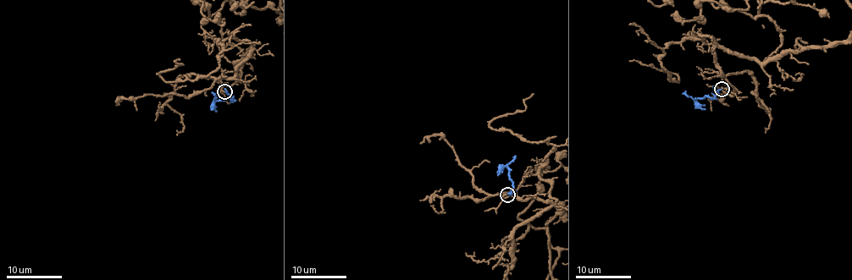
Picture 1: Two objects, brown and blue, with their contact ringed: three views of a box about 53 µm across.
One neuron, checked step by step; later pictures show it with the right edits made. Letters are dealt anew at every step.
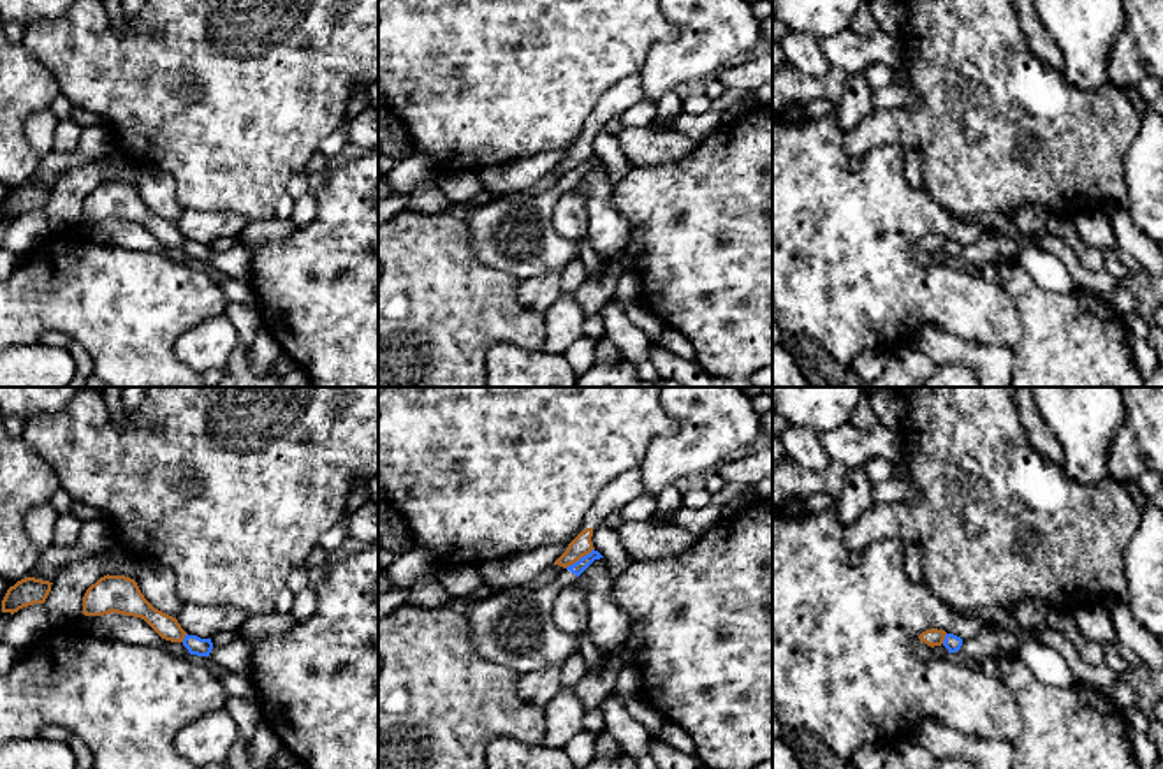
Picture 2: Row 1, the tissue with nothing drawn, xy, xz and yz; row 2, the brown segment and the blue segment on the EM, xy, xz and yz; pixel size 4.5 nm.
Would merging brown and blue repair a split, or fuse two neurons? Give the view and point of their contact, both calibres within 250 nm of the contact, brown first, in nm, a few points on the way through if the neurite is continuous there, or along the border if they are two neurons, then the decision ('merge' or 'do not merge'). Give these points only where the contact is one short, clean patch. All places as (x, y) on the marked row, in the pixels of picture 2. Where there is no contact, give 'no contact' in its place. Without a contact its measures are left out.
xz (579, 558) | 90/60 nm | along xz (593, 548), (565, 567) | do not merge

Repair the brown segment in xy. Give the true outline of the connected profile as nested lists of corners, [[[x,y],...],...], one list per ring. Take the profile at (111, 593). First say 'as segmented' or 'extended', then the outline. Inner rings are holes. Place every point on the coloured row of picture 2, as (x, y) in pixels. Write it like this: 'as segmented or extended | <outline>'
as segmented | [[[104,575],[83,597],[84,616],[125,614],[144,619],[162,639],[183,642],[187,632],[176,618],[155,609],[137,582],[125,575]]]

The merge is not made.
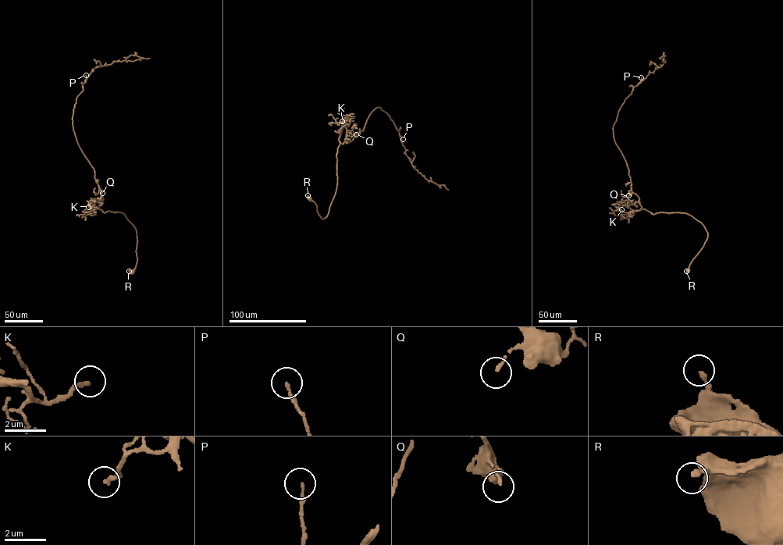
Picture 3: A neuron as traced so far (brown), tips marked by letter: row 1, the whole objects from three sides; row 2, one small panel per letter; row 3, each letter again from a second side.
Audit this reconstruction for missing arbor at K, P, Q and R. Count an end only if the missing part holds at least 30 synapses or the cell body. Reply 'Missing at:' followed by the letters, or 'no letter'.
Missing at: no letter

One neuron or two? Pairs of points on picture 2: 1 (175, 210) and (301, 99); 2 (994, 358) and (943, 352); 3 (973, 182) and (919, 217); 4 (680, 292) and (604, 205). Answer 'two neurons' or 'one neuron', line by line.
1: two neurons
2: one neuron
3: two neurons
4: two neurons

